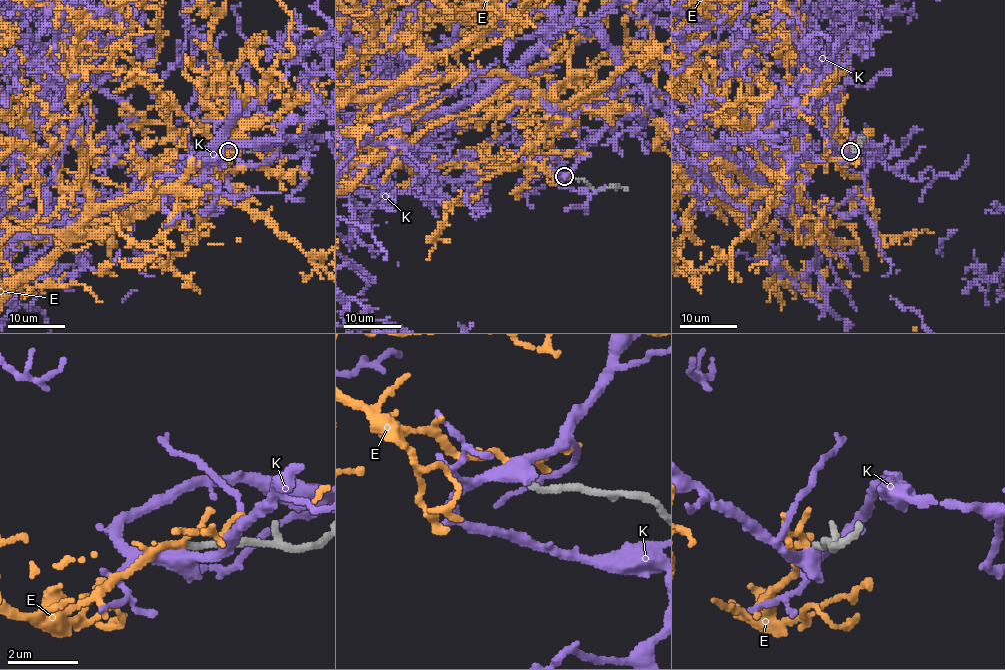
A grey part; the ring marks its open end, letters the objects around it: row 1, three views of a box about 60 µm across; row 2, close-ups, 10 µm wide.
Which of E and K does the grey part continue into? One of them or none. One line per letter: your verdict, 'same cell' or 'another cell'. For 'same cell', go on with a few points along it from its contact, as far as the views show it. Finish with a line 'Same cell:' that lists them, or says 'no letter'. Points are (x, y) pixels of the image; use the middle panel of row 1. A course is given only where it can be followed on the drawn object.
E: same cell
K: another cell
Same cell: E

